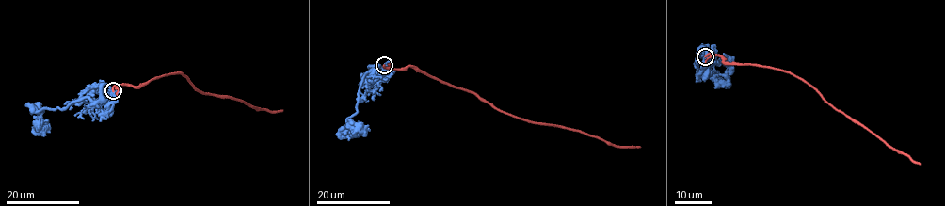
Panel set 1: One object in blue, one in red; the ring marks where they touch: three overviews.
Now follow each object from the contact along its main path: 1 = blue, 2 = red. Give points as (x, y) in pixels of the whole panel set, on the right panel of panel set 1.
1: (706, 56), (704, 46), (705, 55), (701, 55), (708, 64), (728, 62), (728, 78), (718, 83), (722, 77)
2: (706, 56), (710, 54), (723, 57), (727, 63), (790, 73), (818, 91), (838, 109), (920, 164)

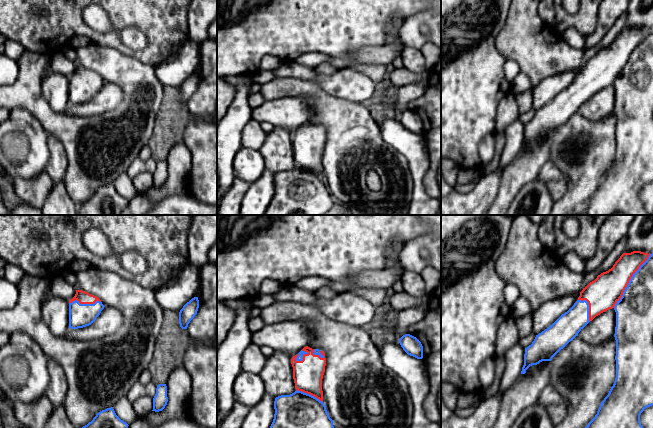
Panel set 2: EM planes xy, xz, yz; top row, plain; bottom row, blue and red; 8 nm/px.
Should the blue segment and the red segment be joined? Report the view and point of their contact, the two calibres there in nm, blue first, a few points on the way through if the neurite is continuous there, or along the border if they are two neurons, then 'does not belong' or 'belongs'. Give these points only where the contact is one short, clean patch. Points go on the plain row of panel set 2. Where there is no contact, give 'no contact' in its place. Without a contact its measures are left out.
yz (629, 57) | 300/260 nm | belongs

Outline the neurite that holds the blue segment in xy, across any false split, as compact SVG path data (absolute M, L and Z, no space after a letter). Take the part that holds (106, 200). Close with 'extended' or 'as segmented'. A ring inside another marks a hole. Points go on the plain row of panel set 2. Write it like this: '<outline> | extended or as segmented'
M113 183L107 184L78 206L77 215L121 215L128 202L116 191Z | as segmented

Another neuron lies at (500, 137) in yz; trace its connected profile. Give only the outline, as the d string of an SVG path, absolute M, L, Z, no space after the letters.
M504 131L497 132L495 135L495 140L496 140L495 156L490 163L481 166L480 168L481 175L487 175L499 167L499 160L505 146L505 140L506 140L505 132Z

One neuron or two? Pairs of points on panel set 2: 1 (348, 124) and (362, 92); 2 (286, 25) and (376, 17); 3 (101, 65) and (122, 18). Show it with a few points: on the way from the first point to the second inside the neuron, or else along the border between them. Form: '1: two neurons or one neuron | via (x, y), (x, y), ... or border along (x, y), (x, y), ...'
1: two neurons | border along (334, 97), (361, 103)
2: one neuron | via (308, 17), (354, 17)
3: two neurons | border along (91, 41), (116, 48), (131, 56)

